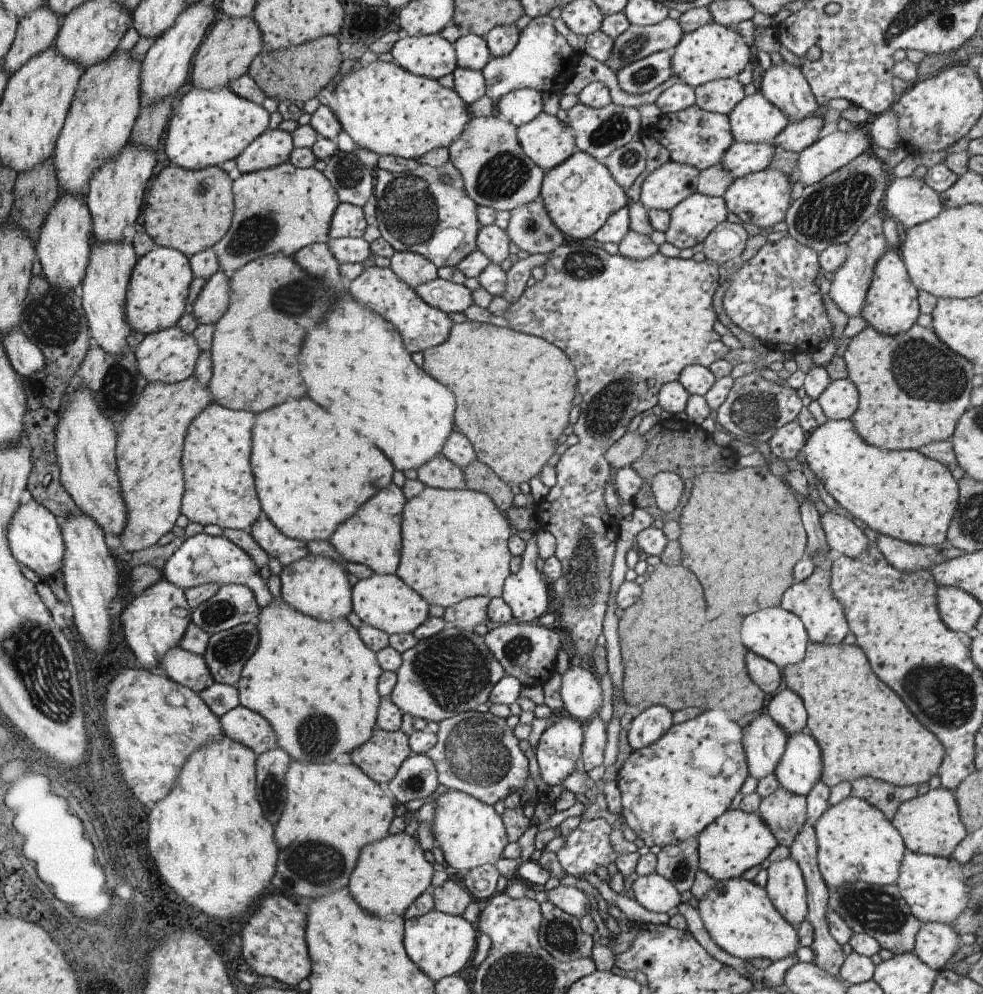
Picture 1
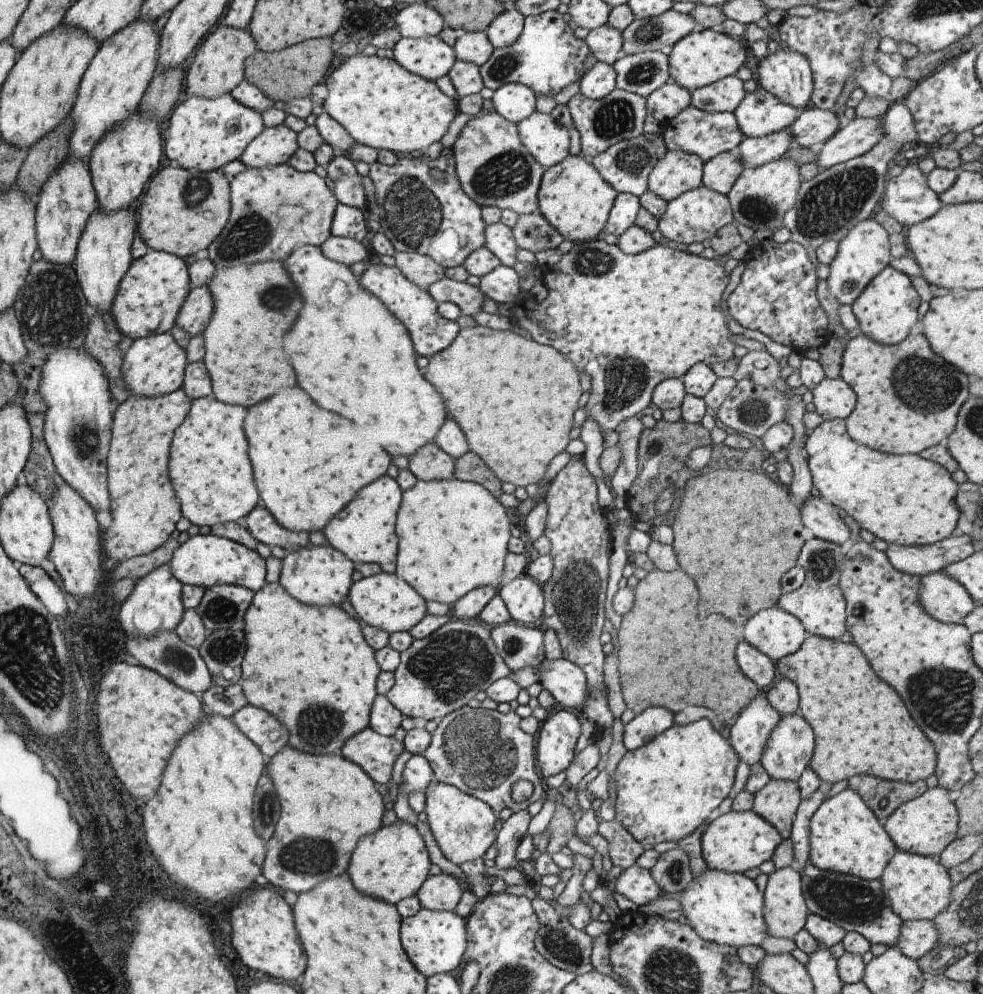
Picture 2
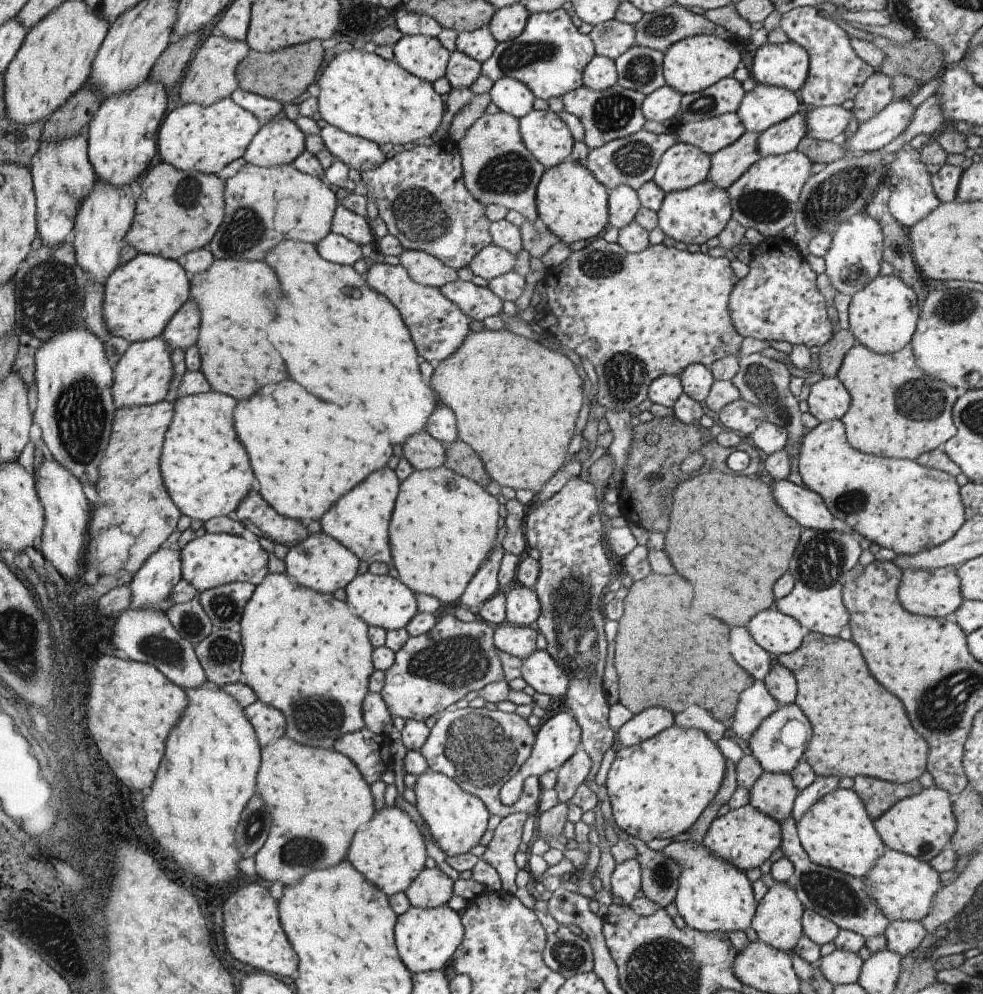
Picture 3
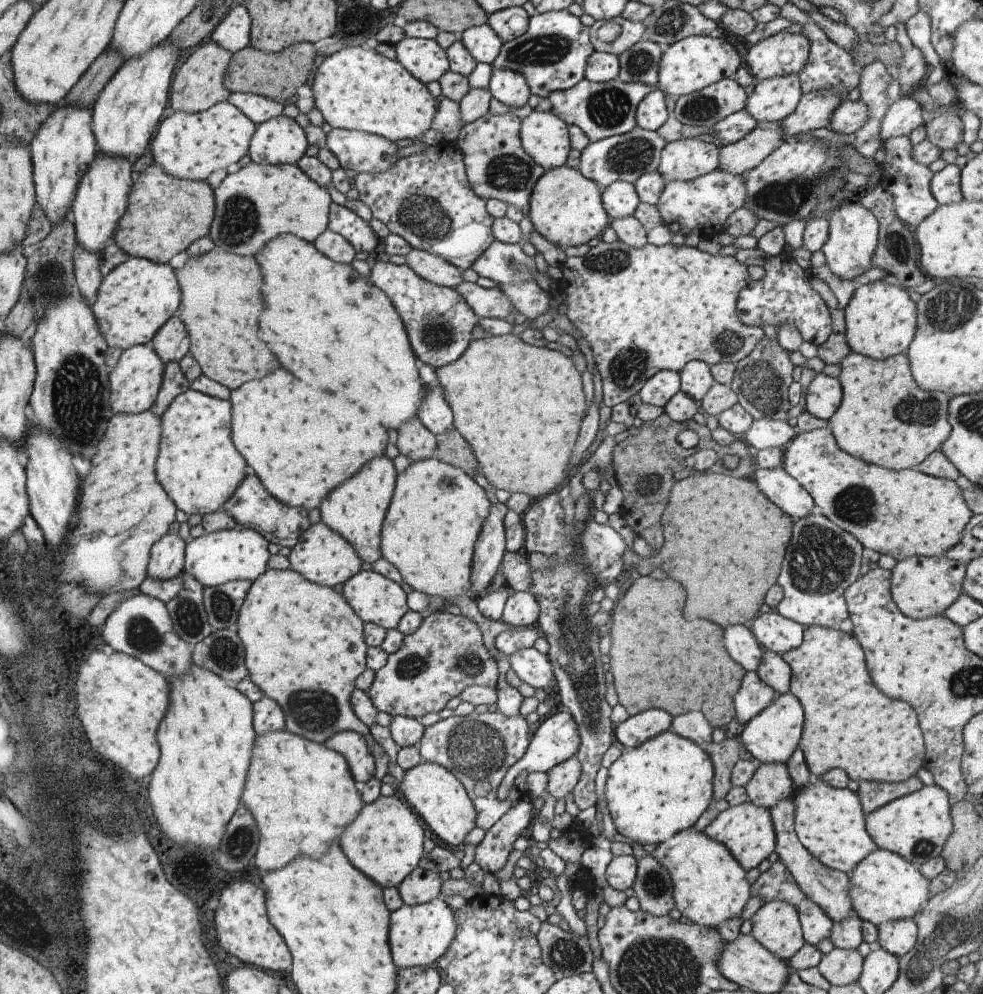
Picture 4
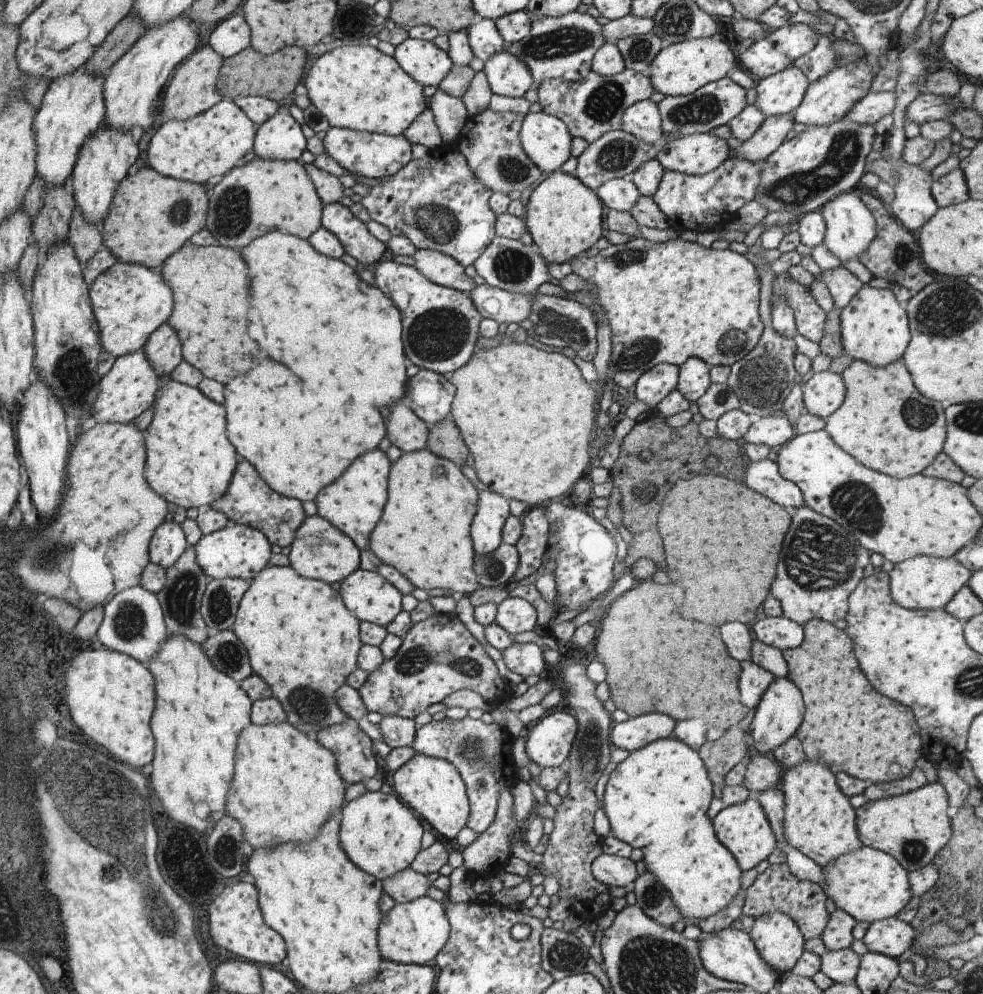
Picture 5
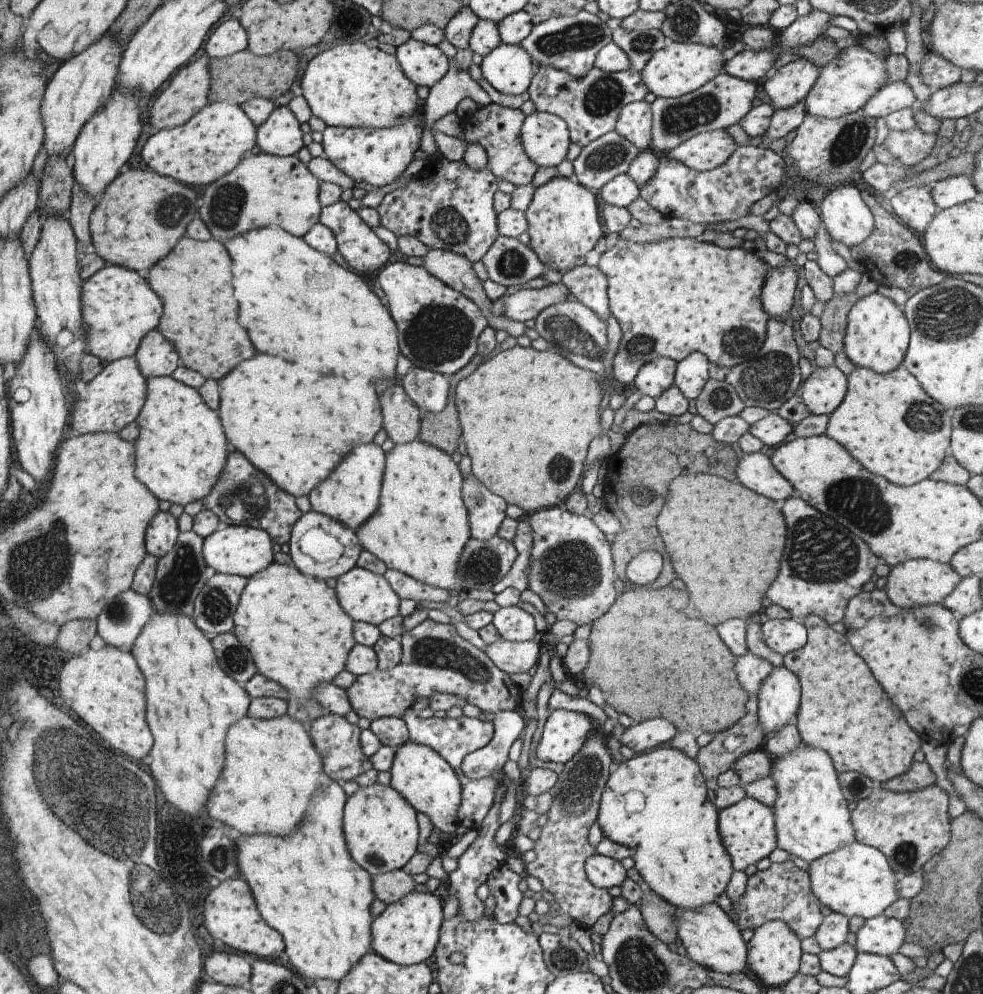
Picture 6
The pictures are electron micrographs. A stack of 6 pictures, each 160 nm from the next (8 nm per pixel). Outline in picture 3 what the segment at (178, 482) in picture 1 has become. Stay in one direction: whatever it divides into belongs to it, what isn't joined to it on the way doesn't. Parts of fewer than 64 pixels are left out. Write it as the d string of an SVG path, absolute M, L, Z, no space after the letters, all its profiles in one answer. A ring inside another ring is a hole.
M164 400L160 401L159 403L154 403L150 406L122 407L121 409L117 409L115 416L115 426L114 430L111 432L110 444L108 444L106 454L102 460L102 464L100 464L99 467L100 476L102 476L102 478L99 478L98 483L95 486L100 504L96 503L96 516L92 515L92 520L90 522L89 537L91 538L91 543L88 545L87 550L86 571L93 569L98 570L100 575L114 574L116 571L128 571L132 574L137 573L139 568L147 562L148 558L158 551L159 548L163 546L164 542L168 540L168 536L170 536L170 534L176 530L176 524L178 524L178 520L180 520L180 509L177 506L174 506L174 501L168 494L166 484L161 474L163 444L166 440L168 427L172 422L174 405L174 403Z

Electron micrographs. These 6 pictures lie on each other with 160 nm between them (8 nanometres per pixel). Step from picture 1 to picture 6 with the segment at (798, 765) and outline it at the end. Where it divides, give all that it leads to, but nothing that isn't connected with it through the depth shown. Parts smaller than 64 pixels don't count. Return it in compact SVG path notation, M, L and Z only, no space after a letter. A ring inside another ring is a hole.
M784 665L773 667L756 695L759 721L764 734L767 734L796 716L801 701L801 684L798 677Z

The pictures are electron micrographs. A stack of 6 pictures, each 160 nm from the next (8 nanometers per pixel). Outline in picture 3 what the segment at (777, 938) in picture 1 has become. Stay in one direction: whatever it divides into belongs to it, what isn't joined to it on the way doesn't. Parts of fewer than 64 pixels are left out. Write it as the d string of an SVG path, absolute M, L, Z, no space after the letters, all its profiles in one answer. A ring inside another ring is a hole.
M673 838L662 852L679 864L680 876L675 904L678 914L688 927L696 931L723 934L745 932L751 926L759 902L753 891L753 883L746 877L746 872L713 855L703 843L692 841L691 838Z

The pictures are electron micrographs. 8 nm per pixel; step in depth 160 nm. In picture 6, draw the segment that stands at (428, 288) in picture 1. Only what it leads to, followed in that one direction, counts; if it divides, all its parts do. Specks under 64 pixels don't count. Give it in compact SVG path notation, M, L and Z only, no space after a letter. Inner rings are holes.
M564 283L536 284L501 299L506 306L506 317L526 322L536 318L545 308L567 300L569 292Z

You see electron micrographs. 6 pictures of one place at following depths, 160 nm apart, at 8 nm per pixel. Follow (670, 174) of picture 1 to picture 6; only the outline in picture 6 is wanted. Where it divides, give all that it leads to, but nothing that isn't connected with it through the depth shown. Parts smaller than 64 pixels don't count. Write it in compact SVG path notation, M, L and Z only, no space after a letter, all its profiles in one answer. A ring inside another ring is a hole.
M726 129L697 134L666 153L691 169L709 171L724 164L738 148Z

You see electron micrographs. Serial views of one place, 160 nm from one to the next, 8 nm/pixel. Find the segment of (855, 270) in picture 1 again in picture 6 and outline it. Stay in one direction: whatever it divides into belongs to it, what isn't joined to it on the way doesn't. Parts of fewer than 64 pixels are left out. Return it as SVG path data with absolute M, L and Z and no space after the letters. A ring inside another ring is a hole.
M854 184L838 185L828 191L819 208L821 220L836 242L852 248L870 236L873 214Z

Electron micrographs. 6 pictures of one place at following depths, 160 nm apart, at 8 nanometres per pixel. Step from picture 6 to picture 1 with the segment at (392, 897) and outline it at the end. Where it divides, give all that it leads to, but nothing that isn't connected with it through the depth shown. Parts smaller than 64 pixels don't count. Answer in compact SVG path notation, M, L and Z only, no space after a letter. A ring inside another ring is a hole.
M448 878L442 885L431 887L434 909L451 915L462 915L473 901L472 895L462 882Z

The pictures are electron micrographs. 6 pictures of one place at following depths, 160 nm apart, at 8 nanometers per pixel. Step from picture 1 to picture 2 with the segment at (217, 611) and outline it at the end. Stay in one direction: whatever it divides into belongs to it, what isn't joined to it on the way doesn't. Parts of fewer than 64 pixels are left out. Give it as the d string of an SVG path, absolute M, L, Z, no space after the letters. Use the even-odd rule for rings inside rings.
M215 585L206 588L196 610L208 632L239 630L246 626L248 607L255 592L238 585Z

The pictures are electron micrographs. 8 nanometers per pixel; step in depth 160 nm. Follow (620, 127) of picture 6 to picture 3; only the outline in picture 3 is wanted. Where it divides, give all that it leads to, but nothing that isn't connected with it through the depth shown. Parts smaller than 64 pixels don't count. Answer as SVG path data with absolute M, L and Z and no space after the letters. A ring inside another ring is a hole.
M668 85L661 86L645 95L641 104L645 120L664 122L664 120L674 119L674 116L680 112L683 96Z

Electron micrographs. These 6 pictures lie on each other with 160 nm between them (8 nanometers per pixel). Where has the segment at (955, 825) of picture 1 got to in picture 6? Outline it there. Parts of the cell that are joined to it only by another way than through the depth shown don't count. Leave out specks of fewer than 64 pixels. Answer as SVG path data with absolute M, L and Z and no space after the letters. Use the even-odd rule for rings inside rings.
M877 784L851 812L855 840L884 853L894 872L920 872L952 840L949 796L938 785L912 792L892 792Z

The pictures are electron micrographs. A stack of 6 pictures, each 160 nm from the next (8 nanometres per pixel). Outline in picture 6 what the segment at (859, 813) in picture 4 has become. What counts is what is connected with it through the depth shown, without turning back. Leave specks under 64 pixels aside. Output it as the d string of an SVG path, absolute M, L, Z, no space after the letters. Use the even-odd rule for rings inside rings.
M801 742L794 750L772 758L769 776L773 778L777 790L772 806L777 847L811 863L856 841L849 802L844 798L838 772L825 750Z

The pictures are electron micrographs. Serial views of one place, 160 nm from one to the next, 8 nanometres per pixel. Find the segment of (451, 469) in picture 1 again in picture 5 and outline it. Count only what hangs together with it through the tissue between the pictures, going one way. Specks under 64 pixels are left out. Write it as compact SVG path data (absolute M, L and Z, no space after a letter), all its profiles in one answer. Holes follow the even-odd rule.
M405 398L392 405L390 416L385 425L391 444L400 448L403 453L427 448L429 427L408 406Z

